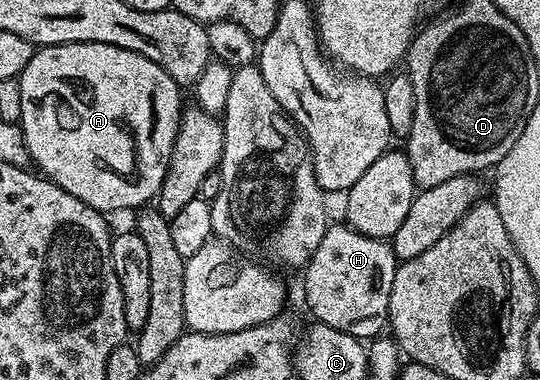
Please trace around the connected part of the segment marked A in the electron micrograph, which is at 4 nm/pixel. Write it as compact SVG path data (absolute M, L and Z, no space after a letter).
M73 42L63 46L43 46L35 49L32 60L28 60L28 64L22 69L16 81L20 88L20 116L22 117L20 125L26 141L26 150L30 154L33 165L35 167L38 165L37 169L45 177L60 188L64 188L64 192L76 196L76 200L88 204L99 212L134 209L137 211L157 199L160 188L164 184L164 176L168 172L168 164L172 156L171 146L176 144L178 125L184 109L183 91L173 82L172 76L164 74L159 66L154 66L152 60L139 58L136 52L128 52L128 48L116 48L112 44Z

